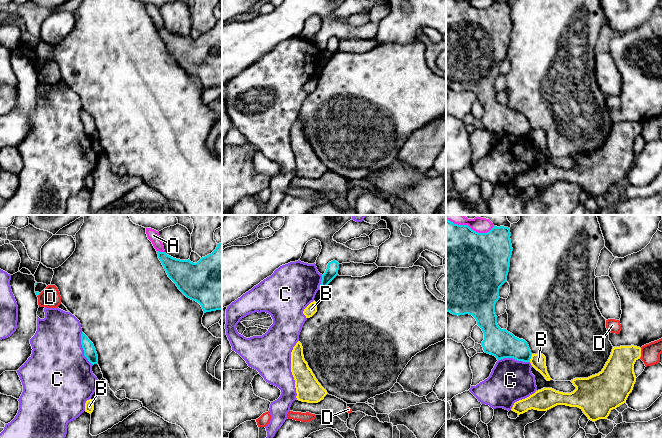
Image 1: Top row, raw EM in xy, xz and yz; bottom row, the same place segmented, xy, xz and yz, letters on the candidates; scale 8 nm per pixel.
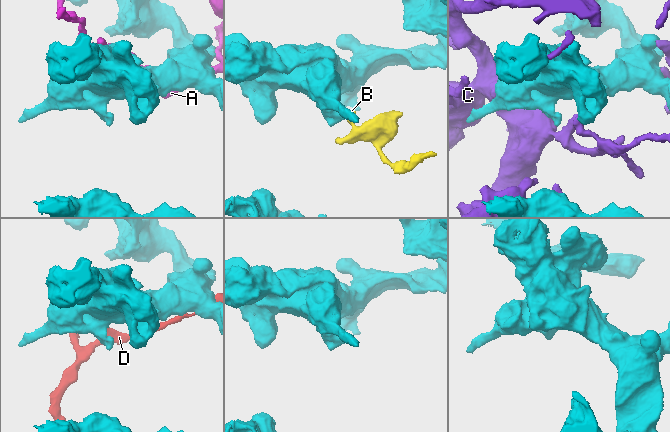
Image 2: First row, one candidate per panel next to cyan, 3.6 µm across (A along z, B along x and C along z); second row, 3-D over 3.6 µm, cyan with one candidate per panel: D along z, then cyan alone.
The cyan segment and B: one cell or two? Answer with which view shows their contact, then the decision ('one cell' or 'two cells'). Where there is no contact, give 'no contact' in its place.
meets cyan in yz; two cells

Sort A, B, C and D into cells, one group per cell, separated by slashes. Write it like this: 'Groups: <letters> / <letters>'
Groups: A / B / C / D

